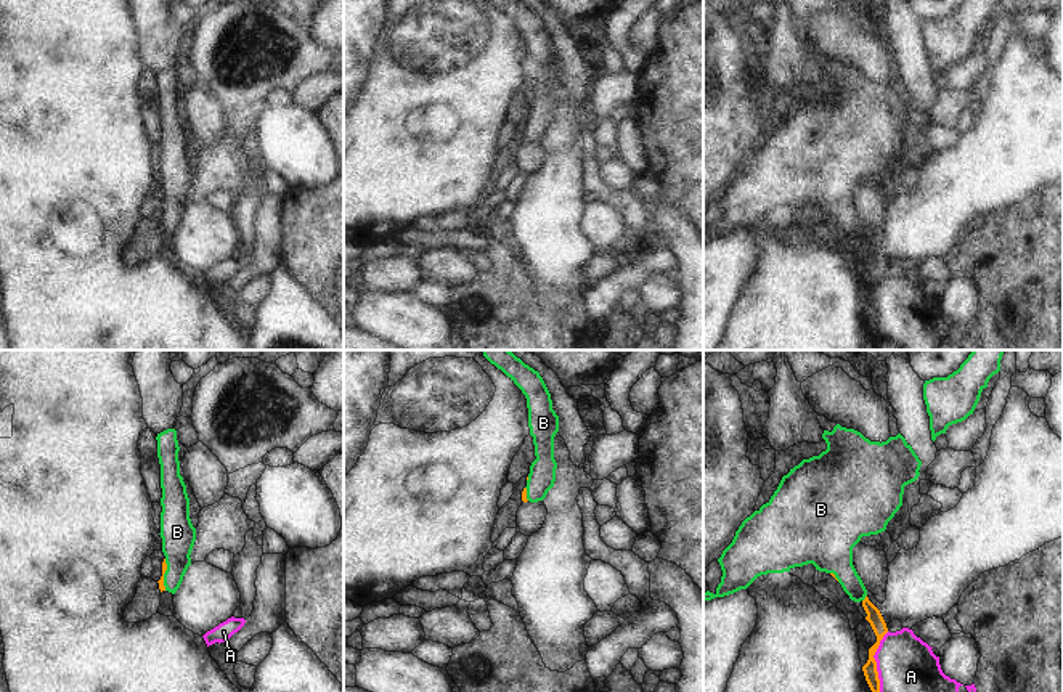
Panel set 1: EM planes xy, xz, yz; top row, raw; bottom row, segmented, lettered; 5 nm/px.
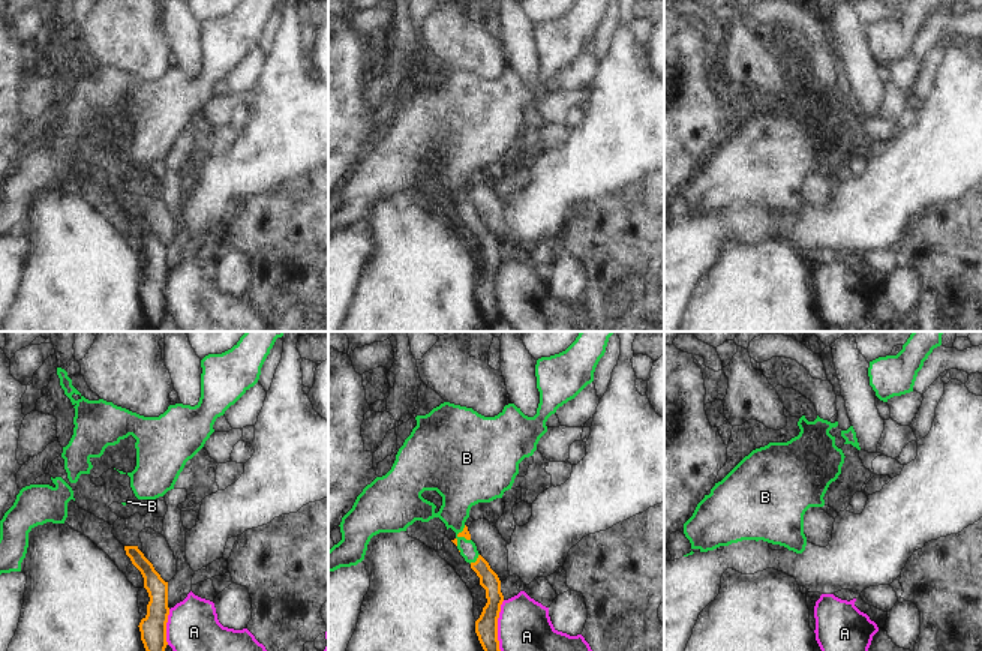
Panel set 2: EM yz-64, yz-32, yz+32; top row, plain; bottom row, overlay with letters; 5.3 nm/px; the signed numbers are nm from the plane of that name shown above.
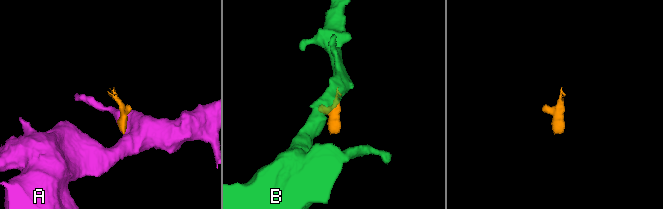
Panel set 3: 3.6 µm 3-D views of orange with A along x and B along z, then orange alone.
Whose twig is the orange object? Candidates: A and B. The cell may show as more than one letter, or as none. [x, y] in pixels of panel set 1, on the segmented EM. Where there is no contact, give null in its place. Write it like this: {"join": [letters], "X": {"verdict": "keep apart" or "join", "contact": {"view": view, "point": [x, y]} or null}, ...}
{"join": ["B"], "A": {"verdict": "keep apart", "contact": {"view": "yz", "point": [875, 662]}}, "B": {"verdict": "join", "contact": {"view": "xy", "point": [162, 575]}}}

